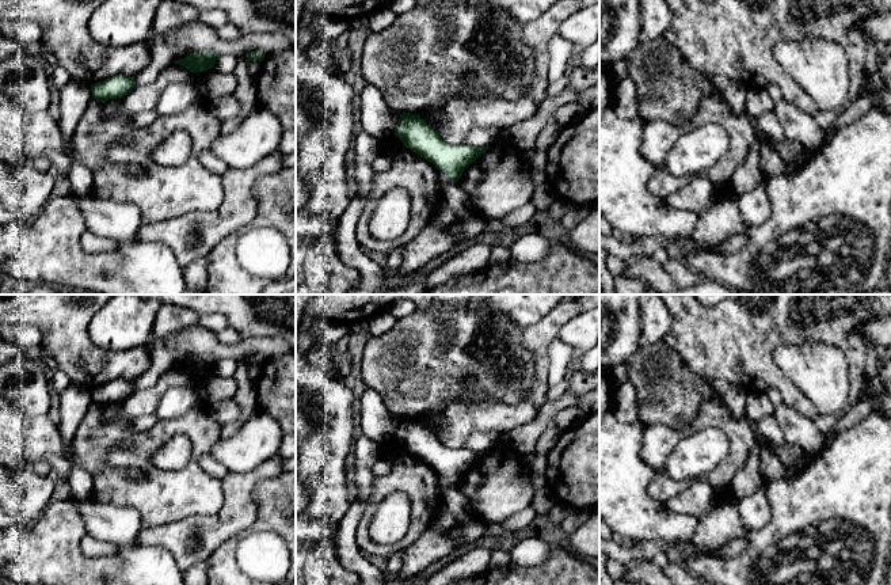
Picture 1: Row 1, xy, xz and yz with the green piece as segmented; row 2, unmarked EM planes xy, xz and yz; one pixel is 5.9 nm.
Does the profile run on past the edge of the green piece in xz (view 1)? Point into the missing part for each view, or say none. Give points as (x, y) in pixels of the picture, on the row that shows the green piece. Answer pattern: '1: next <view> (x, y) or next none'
1: next none

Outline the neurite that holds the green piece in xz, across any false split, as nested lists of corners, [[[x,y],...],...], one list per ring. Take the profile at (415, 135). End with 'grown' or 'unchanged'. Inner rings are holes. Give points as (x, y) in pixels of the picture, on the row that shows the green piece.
[[[411,113],[400,114],[393,134],[405,148],[443,171],[452,182],[457,182],[464,170],[488,149],[488,145],[449,144],[419,114]]]; unchanged

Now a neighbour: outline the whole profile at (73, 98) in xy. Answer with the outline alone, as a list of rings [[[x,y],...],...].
[[[72,79],[58,91],[60,129],[64,137],[62,153],[71,159],[65,176],[69,181],[71,193],[75,195],[91,193],[94,183],[91,171],[69,155],[71,138],[91,99],[91,87]]]

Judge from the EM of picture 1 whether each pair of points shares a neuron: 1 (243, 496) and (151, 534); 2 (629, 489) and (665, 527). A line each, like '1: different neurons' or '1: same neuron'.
1: same neuron
2: same neuron

